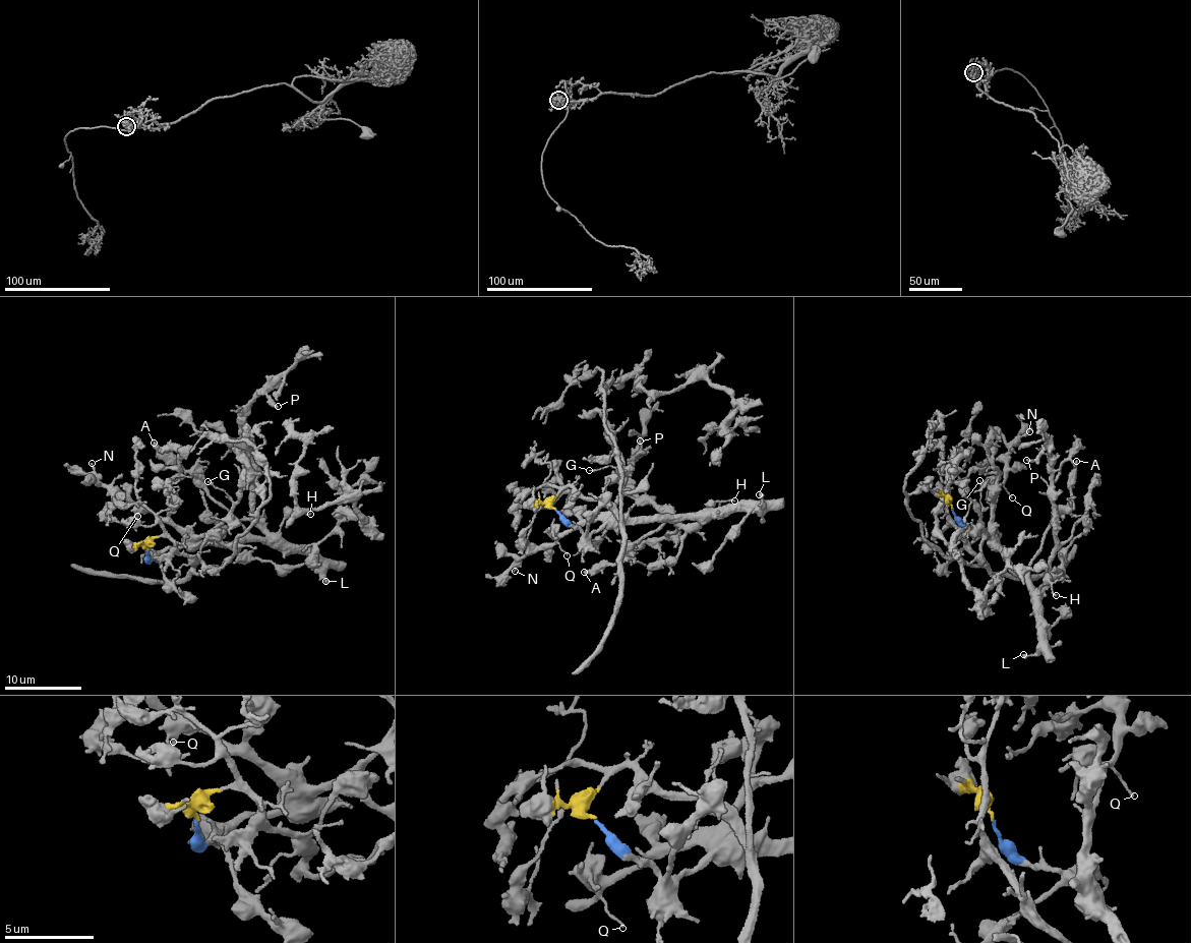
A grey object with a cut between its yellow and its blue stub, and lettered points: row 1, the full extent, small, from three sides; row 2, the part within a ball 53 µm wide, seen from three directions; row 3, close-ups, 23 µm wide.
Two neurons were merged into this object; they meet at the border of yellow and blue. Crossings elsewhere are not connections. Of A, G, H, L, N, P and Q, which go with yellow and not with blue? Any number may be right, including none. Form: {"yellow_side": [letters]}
{"yellow_side": []}

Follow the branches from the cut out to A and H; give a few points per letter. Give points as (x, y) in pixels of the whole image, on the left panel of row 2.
A: (146, 550), (152, 560), (175, 547), (192, 548), (241, 538), (244, 530), (194, 476), (153, 441)
H: (146, 550), (152, 560), (186, 542), (218, 539), (228, 545), (268, 537), (274, 534), (294, 511), (310, 514)

